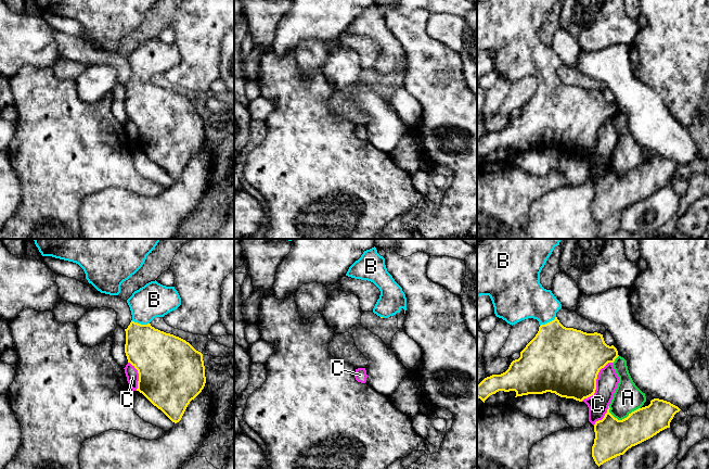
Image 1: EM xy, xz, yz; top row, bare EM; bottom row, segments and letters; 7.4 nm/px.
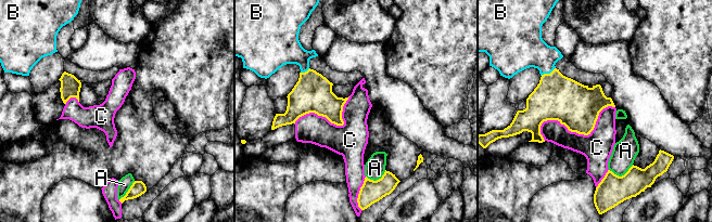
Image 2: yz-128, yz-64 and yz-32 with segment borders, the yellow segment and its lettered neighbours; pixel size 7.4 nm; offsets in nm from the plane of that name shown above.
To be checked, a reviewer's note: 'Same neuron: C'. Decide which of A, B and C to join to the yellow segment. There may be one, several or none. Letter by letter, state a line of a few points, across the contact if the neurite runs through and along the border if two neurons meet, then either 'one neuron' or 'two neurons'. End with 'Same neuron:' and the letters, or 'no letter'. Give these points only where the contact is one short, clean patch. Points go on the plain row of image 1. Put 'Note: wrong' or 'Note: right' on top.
Note: wrong
A: two neurons
B: line xy (154, 111), (141, 96), (140, 80), (143, 67), (154, 56); one neuron
C: two neurons
Same neuron: B

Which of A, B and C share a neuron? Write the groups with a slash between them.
A / B / C

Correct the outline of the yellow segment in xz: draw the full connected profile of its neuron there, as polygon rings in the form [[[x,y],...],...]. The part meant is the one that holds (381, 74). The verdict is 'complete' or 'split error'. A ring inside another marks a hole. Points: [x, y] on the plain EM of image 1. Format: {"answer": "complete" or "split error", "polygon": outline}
{"answer": "split error", "polygon": [[[376,4],[363,9],[348,26],[346,33],[373,39],[381,48],[373,69],[381,75],[388,75],[407,67],[407,54],[402,45],[387,28],[385,15],[377,10]]]}

